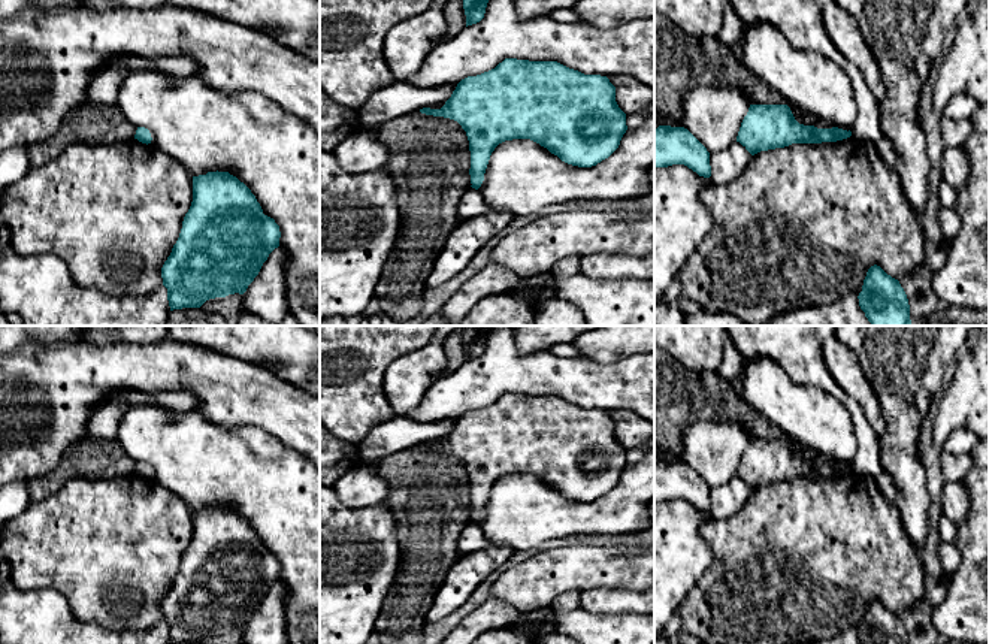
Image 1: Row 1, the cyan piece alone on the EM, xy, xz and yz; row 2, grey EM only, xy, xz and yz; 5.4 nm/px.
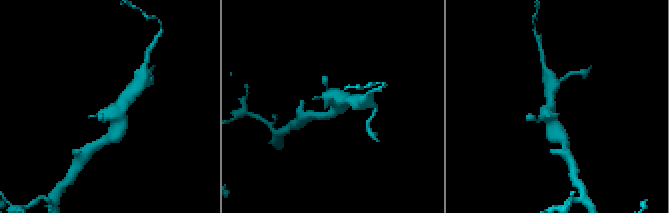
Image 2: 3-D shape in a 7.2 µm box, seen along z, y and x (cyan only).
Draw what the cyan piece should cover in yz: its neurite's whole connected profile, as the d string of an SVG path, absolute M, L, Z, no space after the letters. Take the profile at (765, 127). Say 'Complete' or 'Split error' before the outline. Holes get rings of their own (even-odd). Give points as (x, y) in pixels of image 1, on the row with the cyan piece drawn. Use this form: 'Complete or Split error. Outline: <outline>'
Complete. Outline: M750 105L744 117L737 142L751 155L784 148L792 143L837 142L852 136L838 127L817 129L799 124L787 105Z

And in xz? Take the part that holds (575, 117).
Complete. Outline: M505 58L494 69L462 79L441 109L423 108L421 114L457 121L466 131L471 151L471 187L478 190L494 148L512 139L530 139L557 155L562 161L592 167L608 158L627 130L626 114L616 102L616 87L607 76L584 75L557 61Z

